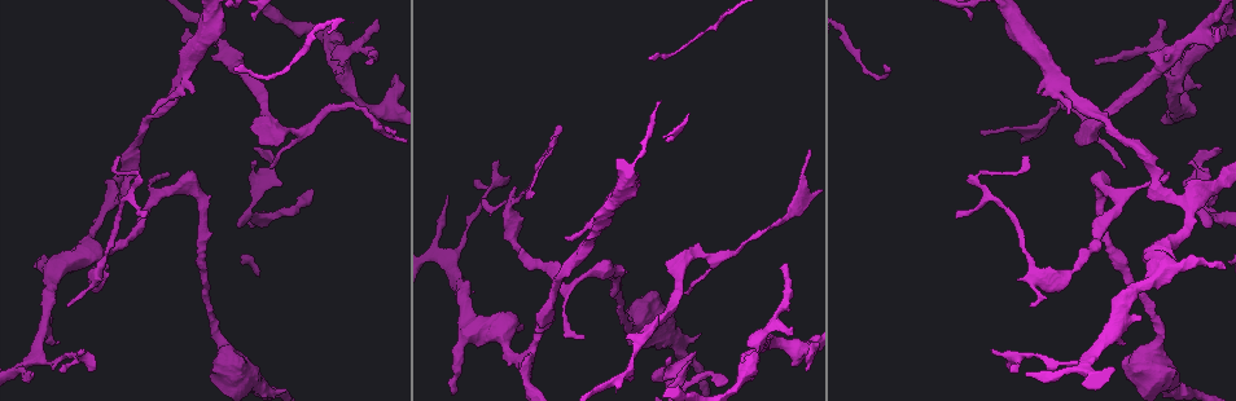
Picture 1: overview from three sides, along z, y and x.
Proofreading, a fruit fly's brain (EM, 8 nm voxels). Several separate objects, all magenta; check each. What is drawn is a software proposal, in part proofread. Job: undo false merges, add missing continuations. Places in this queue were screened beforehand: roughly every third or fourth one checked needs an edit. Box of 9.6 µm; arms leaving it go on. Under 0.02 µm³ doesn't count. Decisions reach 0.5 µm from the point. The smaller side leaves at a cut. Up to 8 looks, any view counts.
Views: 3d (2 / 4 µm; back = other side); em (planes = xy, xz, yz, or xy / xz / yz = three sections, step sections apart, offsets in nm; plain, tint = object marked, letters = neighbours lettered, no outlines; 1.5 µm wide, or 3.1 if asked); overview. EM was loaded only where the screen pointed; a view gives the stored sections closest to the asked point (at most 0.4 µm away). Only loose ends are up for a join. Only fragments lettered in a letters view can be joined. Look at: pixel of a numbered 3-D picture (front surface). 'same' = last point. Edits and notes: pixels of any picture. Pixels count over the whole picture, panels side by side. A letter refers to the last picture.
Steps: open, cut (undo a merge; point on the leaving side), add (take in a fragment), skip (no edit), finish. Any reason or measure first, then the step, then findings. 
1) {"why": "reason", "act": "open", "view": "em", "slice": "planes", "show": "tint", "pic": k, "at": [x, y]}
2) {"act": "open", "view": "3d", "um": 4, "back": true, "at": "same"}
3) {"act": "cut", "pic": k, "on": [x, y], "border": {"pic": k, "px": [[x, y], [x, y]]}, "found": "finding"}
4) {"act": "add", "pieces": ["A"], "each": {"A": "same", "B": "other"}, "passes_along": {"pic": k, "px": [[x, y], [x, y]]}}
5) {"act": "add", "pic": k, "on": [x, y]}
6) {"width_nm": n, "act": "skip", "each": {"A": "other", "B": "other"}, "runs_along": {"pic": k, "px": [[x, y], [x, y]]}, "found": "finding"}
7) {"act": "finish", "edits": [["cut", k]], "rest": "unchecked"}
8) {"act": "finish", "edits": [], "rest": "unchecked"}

{"act": "open", "view": "em", "slice": "planes", "show": "tint", "pic": 1, "at": [295, 130]}

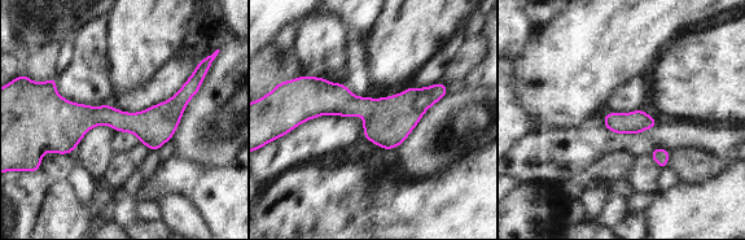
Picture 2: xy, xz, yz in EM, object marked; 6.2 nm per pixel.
{"why": "what lies round it", "act": "open", "view": "em", "slice": "planes", "show": "letters", "at": "same"}

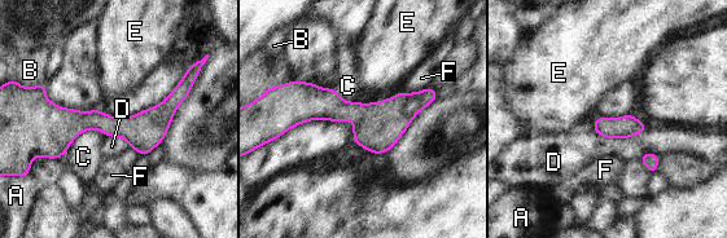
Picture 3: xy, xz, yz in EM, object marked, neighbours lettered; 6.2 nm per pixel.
{"width_nm": 140, "act": "skip", "each": {"A": "other", "B": "other", "C": "other", "D": "other", "E": "other", "F": "other"}, "border": {"pic": 3, "px": [[648, 128], [629, 137], [592, 131]]}, "found": "one neuron here"}

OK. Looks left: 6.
{"act": "open", "view": "3d", "um": 4, "pic": 1, "at": [255, 146]}

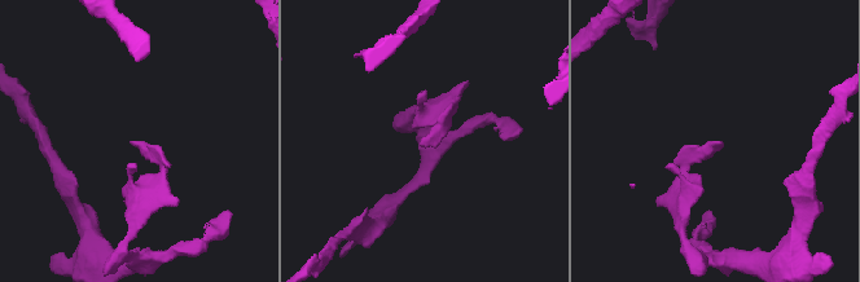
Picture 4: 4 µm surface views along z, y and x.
{"act": "open", "view": "em", "slice": "planes", "show": "plain", "pic": 4, "at": [715, 143]}

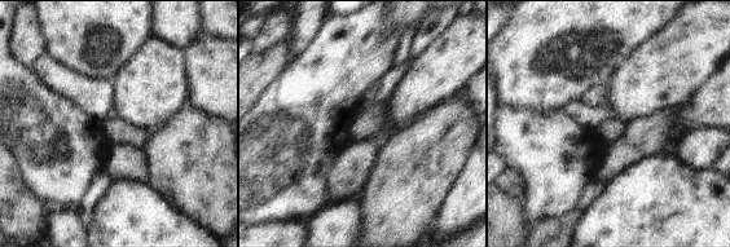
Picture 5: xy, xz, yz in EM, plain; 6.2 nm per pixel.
{"act": "open", "view": "em", "slice": "planes", "show": "letters", "at": "same"}

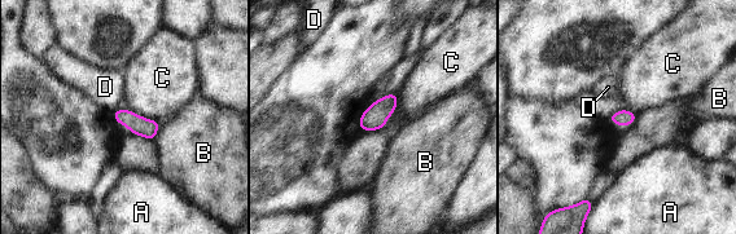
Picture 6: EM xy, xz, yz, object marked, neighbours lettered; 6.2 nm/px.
{"act": "skip", "each": {"A": "other", "B": "other", "C": "other", "D": "other"}, "found": "none of them fits"}

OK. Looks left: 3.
{"why": "branch stops here", "act": "open", "view": "3d", "um": 4, "pic": 1, "at": [1096, 64]}

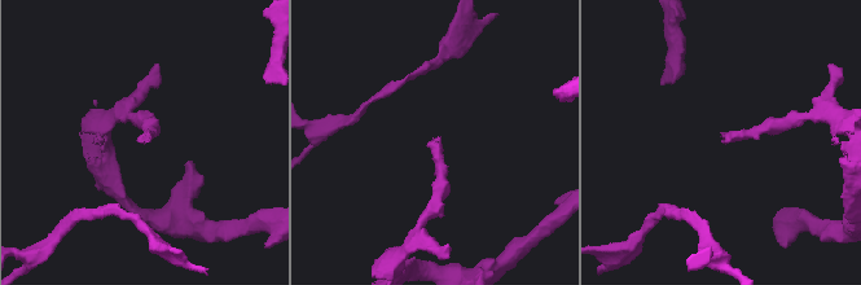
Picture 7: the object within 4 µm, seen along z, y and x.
{"act": "open", "view": "em", "slice": "yz", "step": 8, "show": "letters", "pic": 7, "at": [438, 138]}

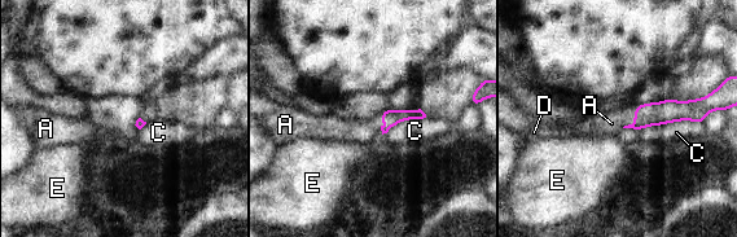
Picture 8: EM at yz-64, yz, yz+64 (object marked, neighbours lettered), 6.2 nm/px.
{"act": "add", "pieces": ["A"], "each": {"A": "same", "C": "other", "D": "other", "E": "other"}, "passes_along": {"pic": 8, "px": [[670, 110], [635, 119], [612, 123]]}, "found": "the neuron continues"}

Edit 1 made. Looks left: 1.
{"act": "finish", "edits": [["add", 8]], "rest": "unchecked"}

